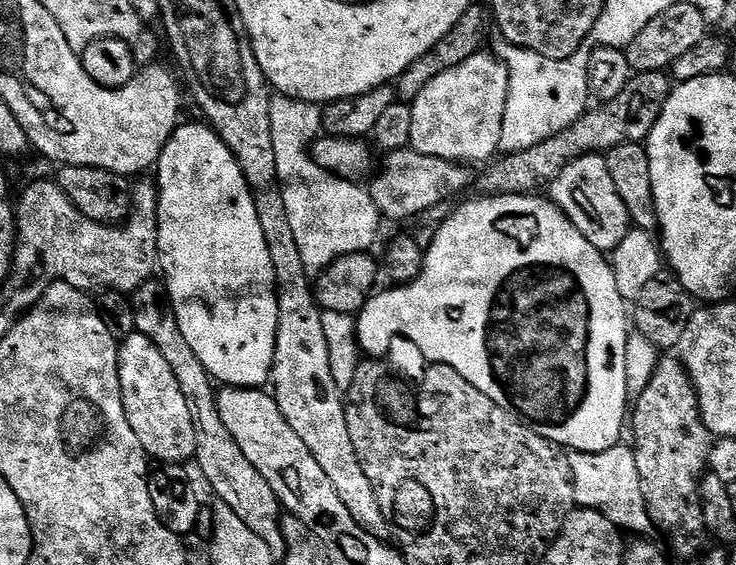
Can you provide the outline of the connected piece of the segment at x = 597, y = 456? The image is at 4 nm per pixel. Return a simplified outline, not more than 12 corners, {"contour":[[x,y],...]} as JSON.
{"contour":[[619,444],[567,457],[579,507],[650,536],[636,453]]}

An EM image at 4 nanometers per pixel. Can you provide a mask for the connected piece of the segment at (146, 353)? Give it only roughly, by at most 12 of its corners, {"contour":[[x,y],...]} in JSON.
{"contour":[[158,346],[118,347],[130,430],[164,466],[187,465],[196,431]]}

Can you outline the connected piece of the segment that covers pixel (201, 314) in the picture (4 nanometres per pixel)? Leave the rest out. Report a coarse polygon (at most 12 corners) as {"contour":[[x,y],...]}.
{"contour":[[181,123],[154,167],[158,268],[213,381],[263,389],[270,250],[242,166]]}

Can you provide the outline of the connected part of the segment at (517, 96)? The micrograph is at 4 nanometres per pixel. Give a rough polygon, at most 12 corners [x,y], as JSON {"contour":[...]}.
{"contour":[[497,41],[508,71],[501,153],[584,115],[585,55],[551,60]]}

